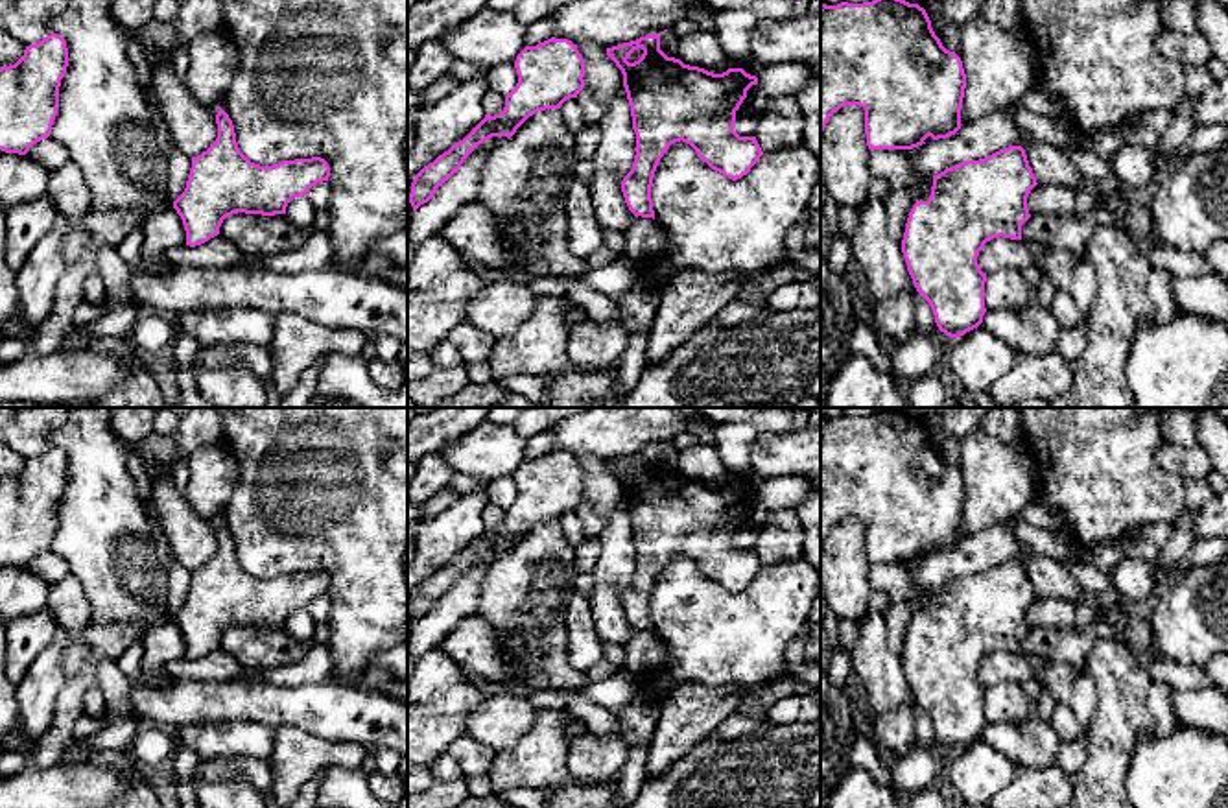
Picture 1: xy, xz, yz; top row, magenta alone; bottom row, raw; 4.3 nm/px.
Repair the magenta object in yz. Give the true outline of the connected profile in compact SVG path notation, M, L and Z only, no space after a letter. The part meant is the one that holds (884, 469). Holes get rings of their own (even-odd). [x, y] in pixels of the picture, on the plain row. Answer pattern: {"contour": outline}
{"contour": "M894 408L863 417L821 415L821 553L830 529L844 518L865 522L870 564L913 563L926 557L927 550L948 552L962 539L964 502L961 470L942 459L918 417Z"}

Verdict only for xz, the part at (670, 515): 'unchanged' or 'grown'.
unchanged

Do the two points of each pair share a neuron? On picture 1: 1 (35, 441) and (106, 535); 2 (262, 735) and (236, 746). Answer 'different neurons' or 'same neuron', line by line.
1: different neurons
2: same neuron

